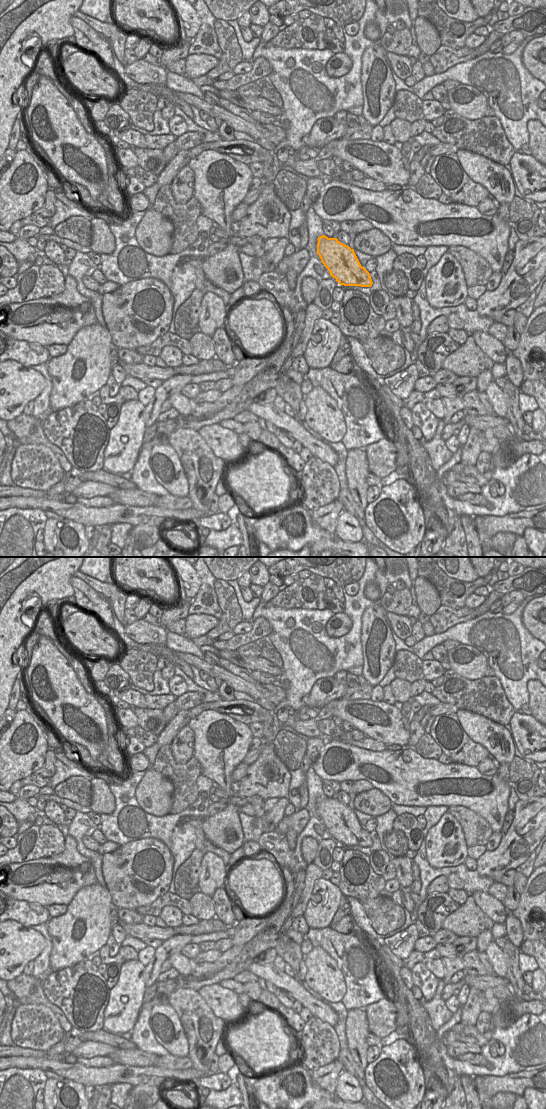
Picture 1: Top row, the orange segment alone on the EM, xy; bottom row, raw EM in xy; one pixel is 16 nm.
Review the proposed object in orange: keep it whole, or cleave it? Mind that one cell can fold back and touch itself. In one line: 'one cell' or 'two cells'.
one cell

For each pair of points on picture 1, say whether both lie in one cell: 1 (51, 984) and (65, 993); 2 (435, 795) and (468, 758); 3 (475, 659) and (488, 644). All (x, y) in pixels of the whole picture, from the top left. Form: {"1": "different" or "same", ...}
{"1": "same", "2": "different", "3": "different"}

